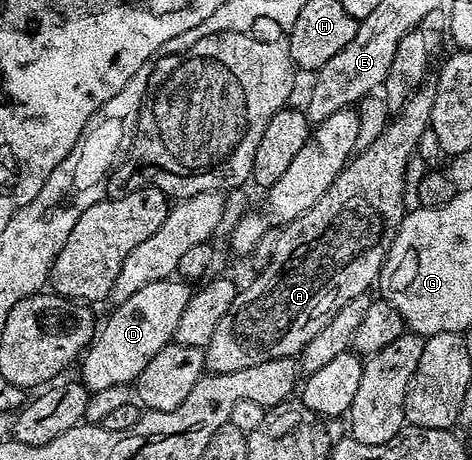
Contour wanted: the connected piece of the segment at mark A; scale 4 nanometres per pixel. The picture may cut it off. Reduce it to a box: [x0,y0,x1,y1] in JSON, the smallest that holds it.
[205,82,435,373]

